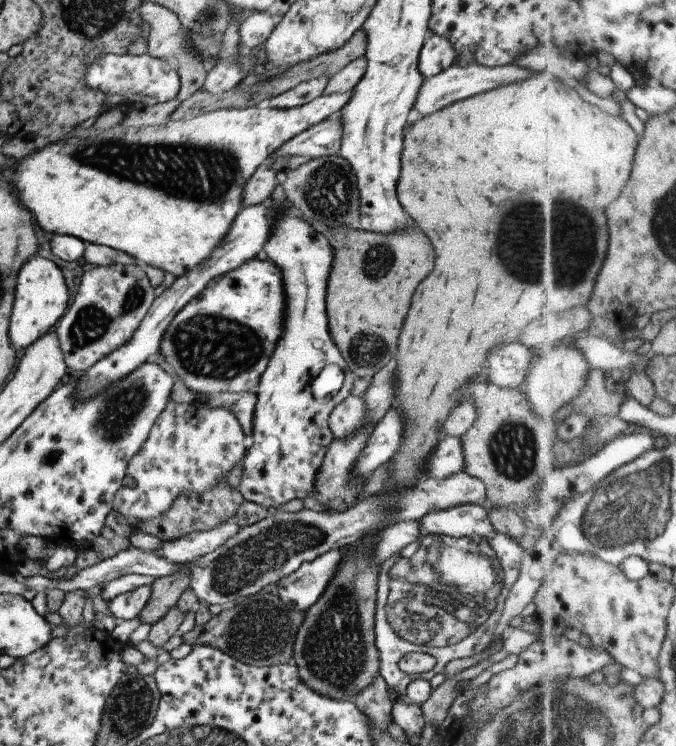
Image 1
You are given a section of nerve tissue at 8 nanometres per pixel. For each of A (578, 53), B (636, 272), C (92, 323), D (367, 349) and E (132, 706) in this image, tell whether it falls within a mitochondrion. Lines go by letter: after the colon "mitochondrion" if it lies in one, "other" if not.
A: other
B: other
C: mitochondrion
D: mitochondrion
E: mitochondrion

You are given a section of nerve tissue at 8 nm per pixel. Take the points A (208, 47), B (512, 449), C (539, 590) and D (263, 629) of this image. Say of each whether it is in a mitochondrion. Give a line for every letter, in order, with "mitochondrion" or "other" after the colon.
A: mitochondrion
B: mitochondrion
C: other
D: mitochondrion

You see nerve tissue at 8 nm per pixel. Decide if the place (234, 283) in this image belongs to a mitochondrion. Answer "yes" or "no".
no

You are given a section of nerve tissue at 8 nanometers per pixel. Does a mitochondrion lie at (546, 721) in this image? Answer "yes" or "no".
yes

